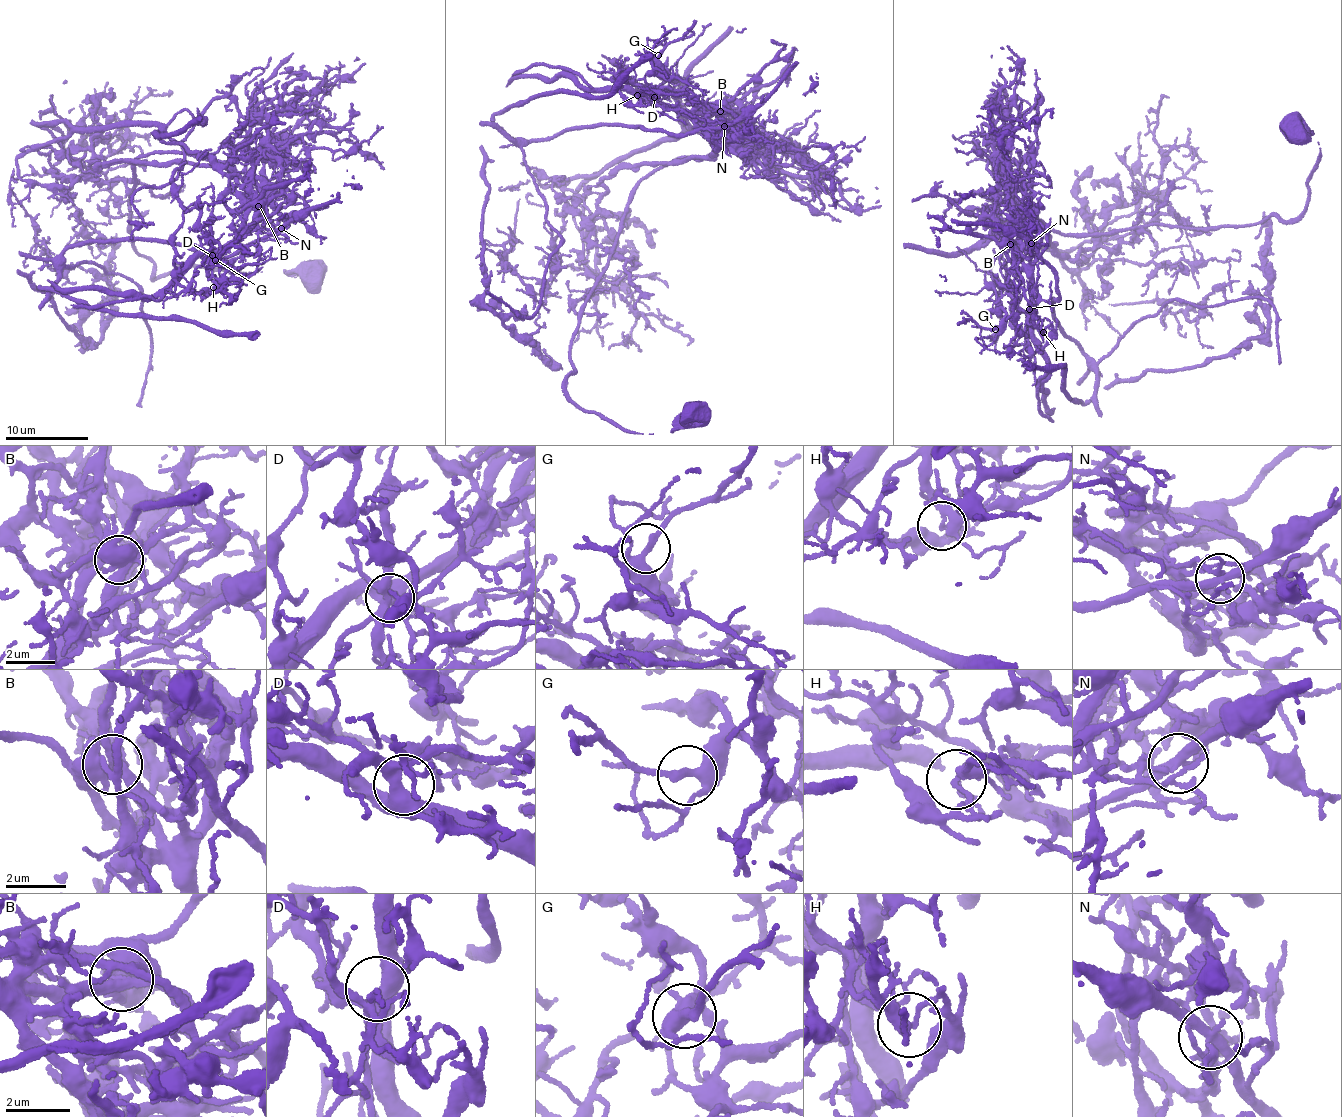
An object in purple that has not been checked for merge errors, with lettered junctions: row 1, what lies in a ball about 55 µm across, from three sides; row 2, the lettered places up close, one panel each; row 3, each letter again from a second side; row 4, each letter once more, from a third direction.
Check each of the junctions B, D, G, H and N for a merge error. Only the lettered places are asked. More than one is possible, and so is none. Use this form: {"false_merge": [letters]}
{"false_merge": ["B", "H", "N"]}

